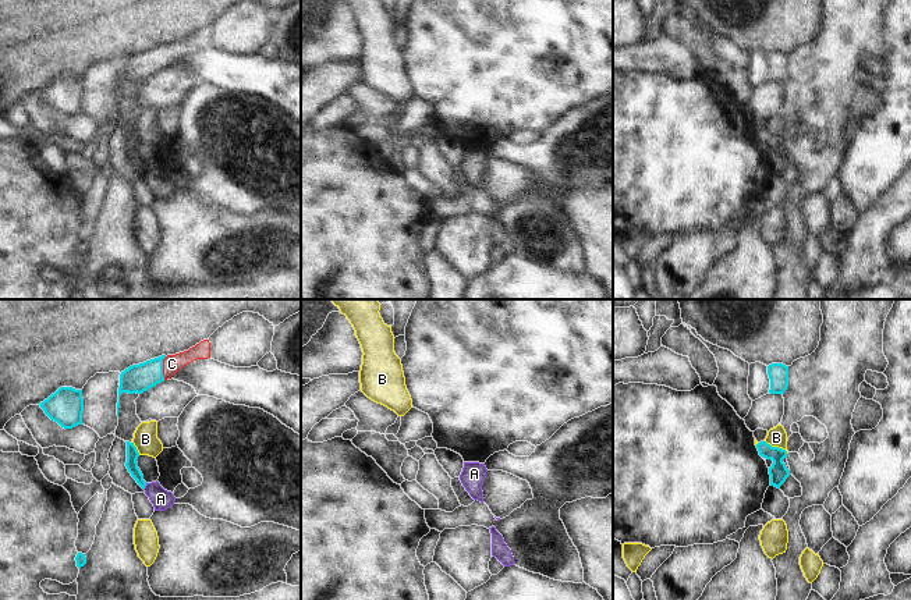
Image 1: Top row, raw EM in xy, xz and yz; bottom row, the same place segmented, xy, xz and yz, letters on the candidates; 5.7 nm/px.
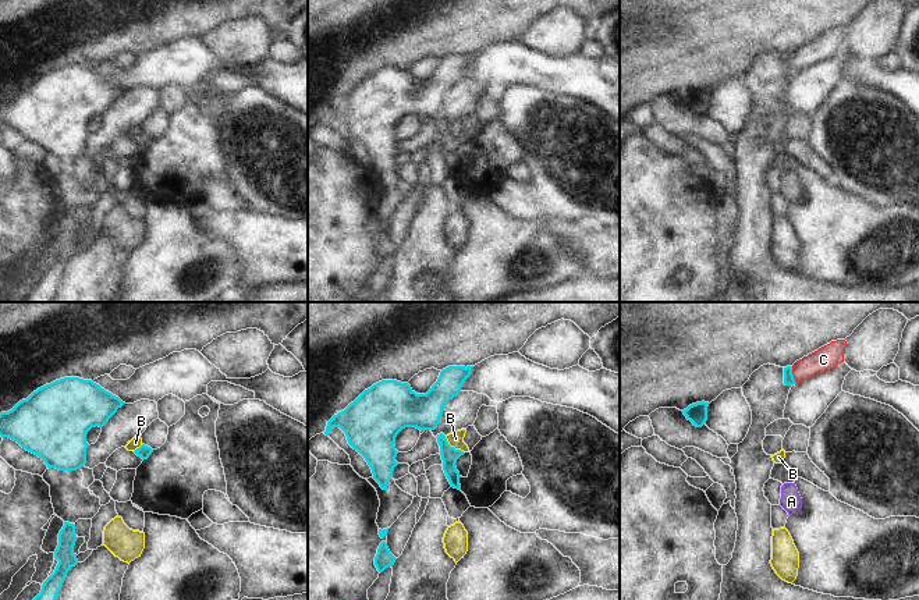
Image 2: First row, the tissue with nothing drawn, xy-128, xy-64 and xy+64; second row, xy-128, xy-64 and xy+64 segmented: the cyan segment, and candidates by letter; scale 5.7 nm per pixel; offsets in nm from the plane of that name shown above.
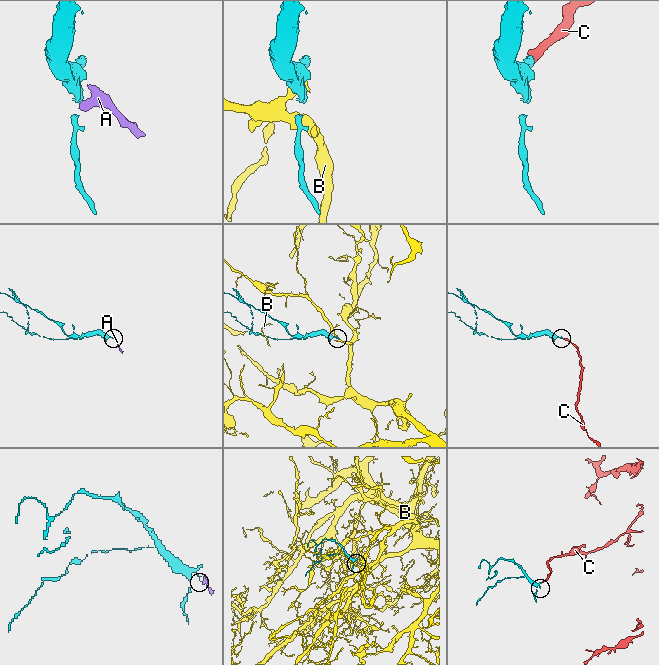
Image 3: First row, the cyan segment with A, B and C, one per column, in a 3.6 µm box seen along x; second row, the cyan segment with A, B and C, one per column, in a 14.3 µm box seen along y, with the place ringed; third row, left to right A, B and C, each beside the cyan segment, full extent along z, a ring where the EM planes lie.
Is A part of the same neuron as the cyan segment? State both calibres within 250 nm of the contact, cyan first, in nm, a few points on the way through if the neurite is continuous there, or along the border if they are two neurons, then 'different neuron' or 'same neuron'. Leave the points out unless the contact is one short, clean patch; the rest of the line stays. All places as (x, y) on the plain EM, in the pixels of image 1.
70 nm thick on the cyan side, 120 nm on the other; border along xy (146, 171), (144, 177); different neuron

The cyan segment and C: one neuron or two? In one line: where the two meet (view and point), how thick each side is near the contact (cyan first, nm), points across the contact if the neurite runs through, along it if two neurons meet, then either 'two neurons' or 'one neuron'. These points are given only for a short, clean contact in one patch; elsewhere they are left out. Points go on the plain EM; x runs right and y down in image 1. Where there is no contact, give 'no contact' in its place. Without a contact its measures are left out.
meets cyan in xy at (162, 56); 160 nm thick on the cyan side, 110 nm on the other; runs through xy (139, 66), (162, 56), (172, 52); one neuron

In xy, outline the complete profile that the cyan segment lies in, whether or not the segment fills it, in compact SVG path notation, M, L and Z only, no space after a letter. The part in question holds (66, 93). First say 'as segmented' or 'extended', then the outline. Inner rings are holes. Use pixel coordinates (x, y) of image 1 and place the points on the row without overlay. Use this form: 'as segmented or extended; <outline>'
as segmented; M60 75L47 88L39 92L45 102L64 117L82 113L82 78Z

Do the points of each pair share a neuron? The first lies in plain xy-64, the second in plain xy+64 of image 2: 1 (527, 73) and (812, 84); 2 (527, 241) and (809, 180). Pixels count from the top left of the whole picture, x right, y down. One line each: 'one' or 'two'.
1: two
2: one

